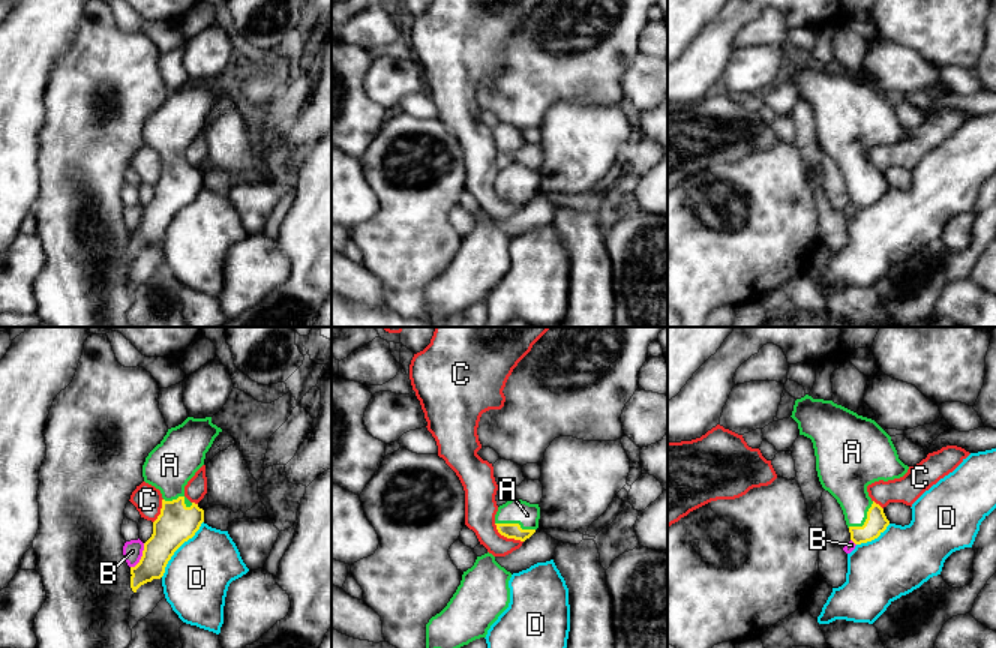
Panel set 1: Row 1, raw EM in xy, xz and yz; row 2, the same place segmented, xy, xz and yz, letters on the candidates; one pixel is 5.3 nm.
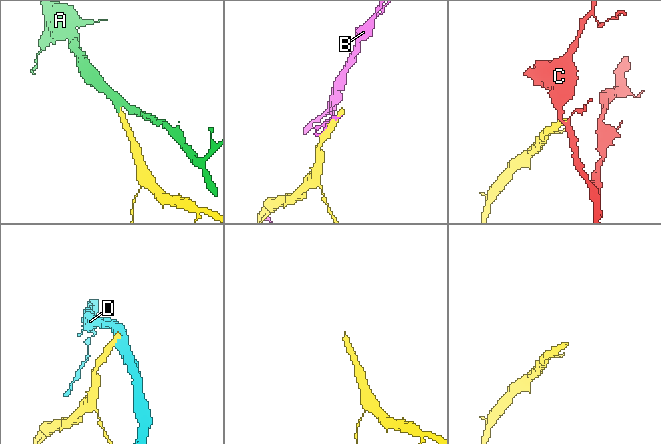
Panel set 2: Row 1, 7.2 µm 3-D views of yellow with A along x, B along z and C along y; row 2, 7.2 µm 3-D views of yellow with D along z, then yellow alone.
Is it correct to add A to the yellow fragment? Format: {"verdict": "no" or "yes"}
{"verdict": "yes"}

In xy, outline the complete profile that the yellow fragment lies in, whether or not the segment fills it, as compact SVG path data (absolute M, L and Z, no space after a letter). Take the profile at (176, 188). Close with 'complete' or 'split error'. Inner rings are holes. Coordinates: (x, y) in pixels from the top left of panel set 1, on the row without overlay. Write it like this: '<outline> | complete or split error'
M188 81L168 93L142 129L144 146L162 158L162 172L153 186L153 198L144 207L140 226L130 231L130 252L160 243L174 216L195 200L204 186L204 174L184 160L184 150L204 129L206 117L222 96L212 81Z | split error

